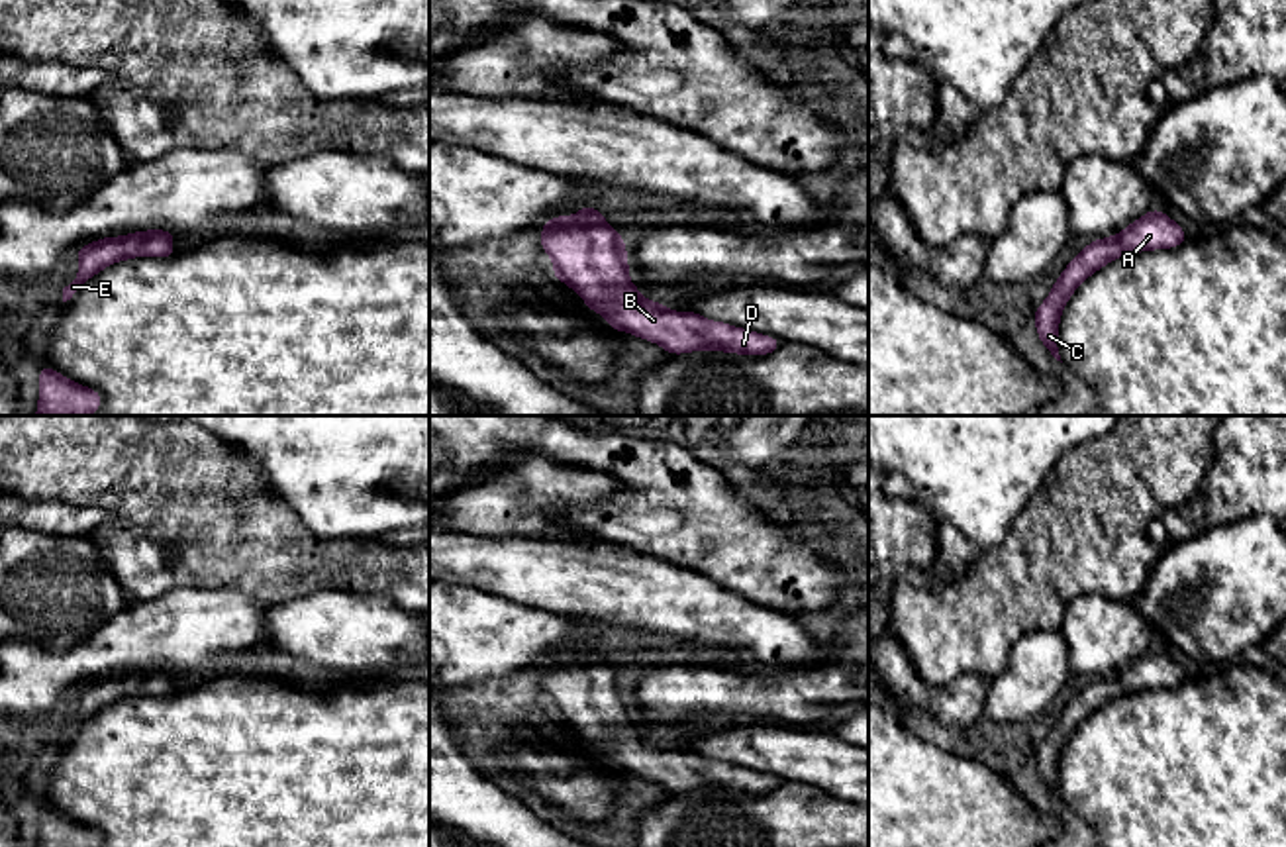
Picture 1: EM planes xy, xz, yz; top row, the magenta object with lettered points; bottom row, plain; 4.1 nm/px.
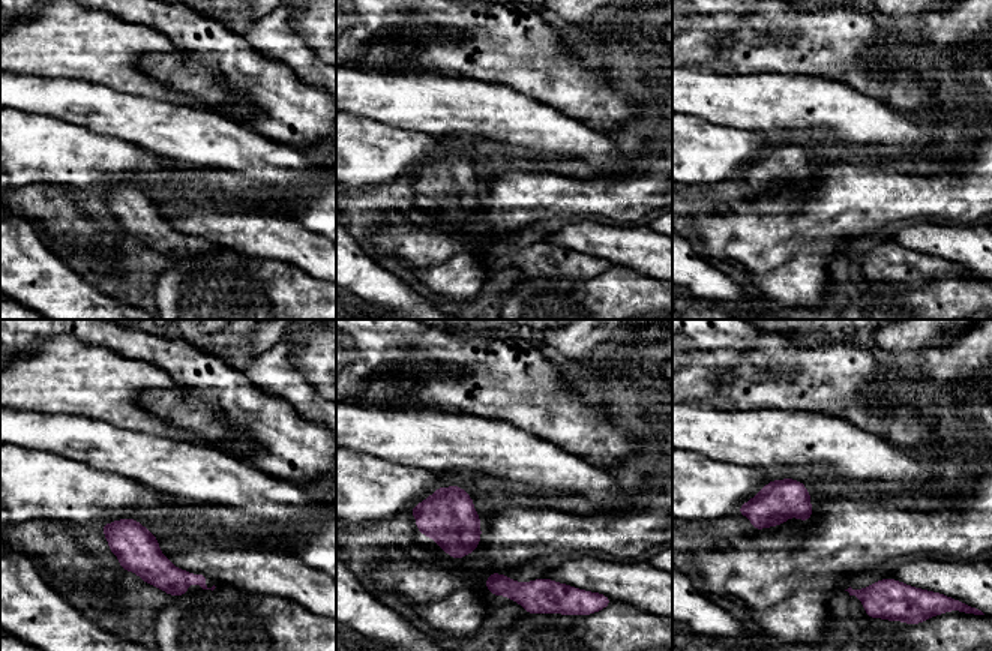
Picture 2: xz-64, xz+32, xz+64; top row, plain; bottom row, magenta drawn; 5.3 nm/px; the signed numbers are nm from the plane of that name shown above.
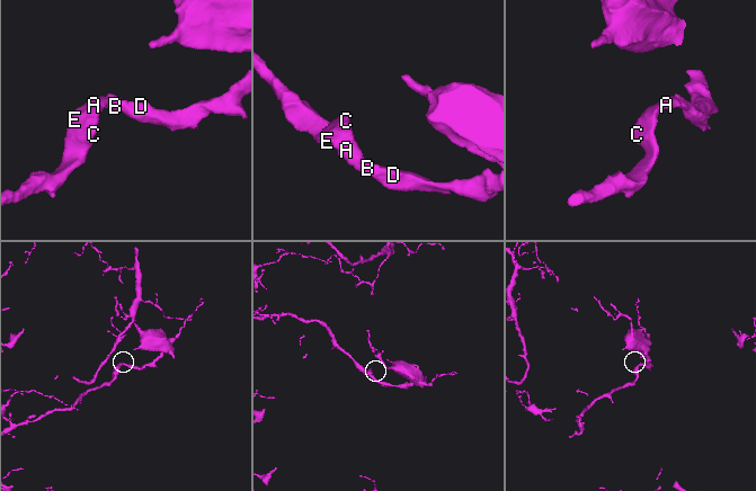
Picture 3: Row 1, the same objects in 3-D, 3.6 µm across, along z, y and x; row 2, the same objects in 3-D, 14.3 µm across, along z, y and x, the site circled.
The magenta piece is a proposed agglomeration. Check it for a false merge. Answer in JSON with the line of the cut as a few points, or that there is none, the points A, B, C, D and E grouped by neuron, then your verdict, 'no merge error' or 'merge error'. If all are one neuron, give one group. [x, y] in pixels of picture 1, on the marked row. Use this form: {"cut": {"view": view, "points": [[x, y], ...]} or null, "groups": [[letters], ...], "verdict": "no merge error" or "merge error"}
{"cut": null, "groups": [["A", "B", "C", "D", "E"]], "verdict": "no merge error"}

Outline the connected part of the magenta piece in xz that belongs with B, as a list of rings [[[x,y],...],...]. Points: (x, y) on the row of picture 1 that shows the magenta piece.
[[[588,204],[574,216],[549,218],[541,227],[541,249],[553,261],[555,280],[570,286],[592,312],[604,316],[610,329],[653,341],[670,355],[770,355],[782,345],[770,335],[647,300],[631,284],[621,233]]]

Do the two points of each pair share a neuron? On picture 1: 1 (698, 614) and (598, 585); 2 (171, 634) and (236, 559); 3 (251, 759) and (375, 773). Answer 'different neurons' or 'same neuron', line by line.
1: same neuron
2: different neurons
3: same neuron

